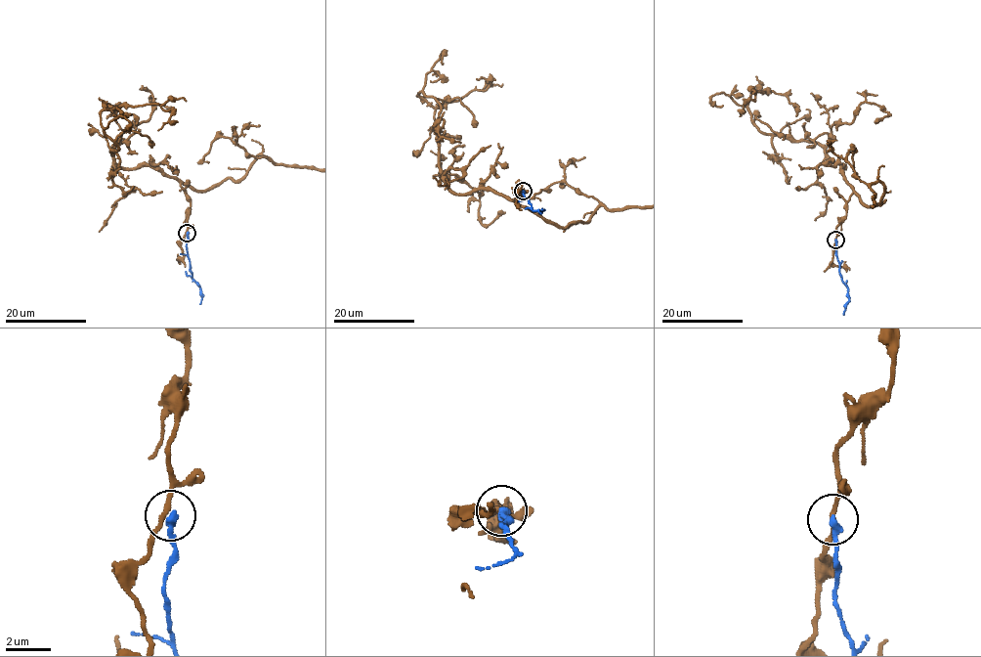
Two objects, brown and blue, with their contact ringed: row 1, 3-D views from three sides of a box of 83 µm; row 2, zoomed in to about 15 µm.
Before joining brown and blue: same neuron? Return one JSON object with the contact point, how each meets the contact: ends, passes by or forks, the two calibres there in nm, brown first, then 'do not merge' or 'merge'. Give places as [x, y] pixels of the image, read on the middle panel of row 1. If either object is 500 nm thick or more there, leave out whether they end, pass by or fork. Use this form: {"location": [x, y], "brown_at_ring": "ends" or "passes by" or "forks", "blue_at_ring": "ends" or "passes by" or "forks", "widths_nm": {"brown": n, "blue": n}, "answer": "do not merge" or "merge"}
{"location": [523, 191], "brown_at_ring": "passes by", "blue_at_ring": "ends", "widths_nm": {"brown": 190, "blue": 320}, "answer": "do not merge"}

